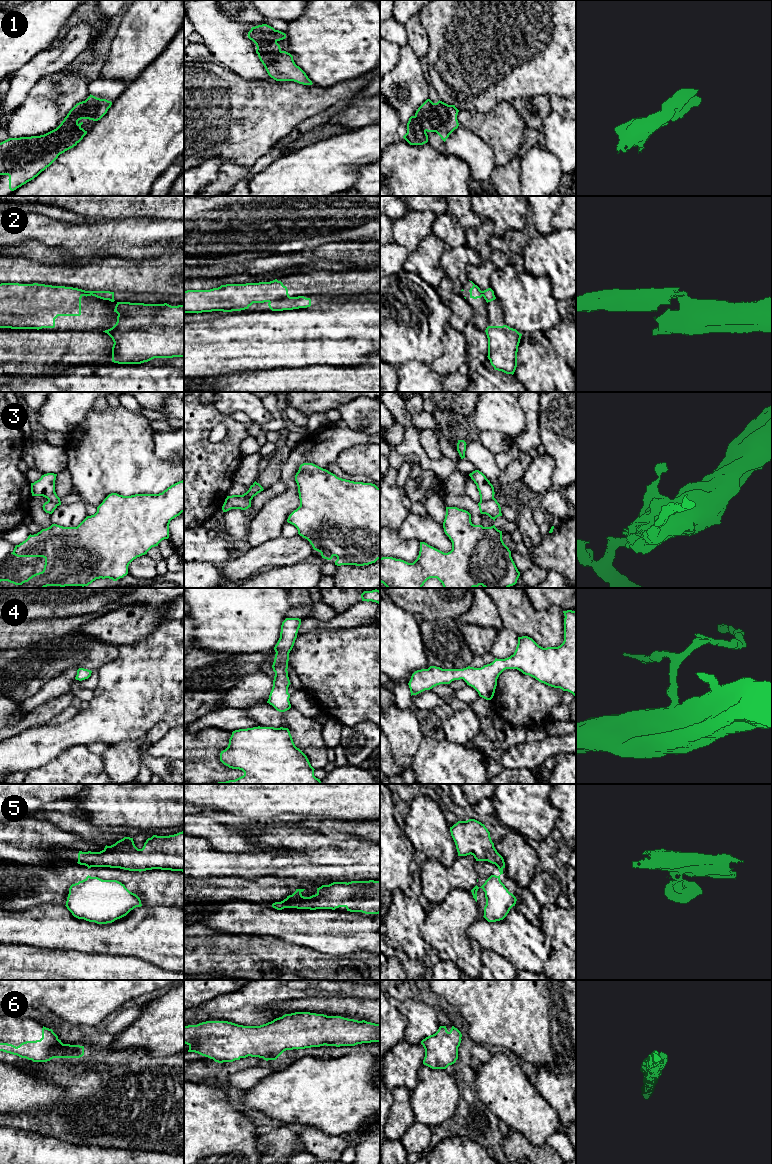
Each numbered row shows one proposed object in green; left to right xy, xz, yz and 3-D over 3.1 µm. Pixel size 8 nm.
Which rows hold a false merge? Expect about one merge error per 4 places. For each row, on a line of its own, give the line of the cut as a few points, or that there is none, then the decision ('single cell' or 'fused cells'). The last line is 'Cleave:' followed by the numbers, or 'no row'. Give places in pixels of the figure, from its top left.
1: cut none; single cell
2: cut xz (290, 297), (269, 302); fused cells
3: cut yz (493, 497), (480, 501); fused cells
4: cut none; single cell
5: cut yz (497, 865), (502, 868); fused cells
6: cut none; single cell
Cleave: 2, 3, 5

